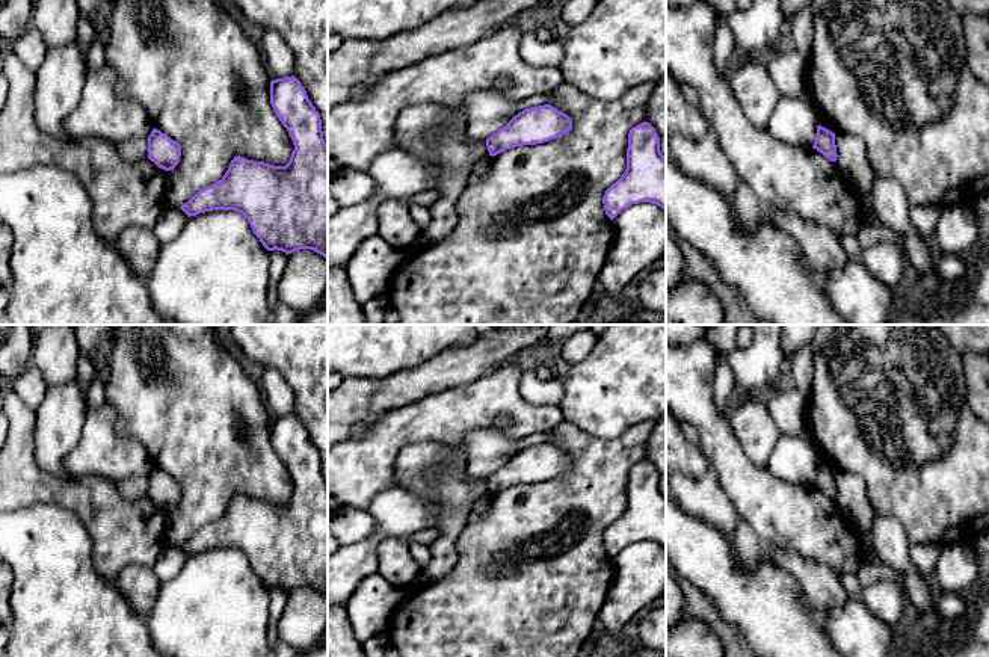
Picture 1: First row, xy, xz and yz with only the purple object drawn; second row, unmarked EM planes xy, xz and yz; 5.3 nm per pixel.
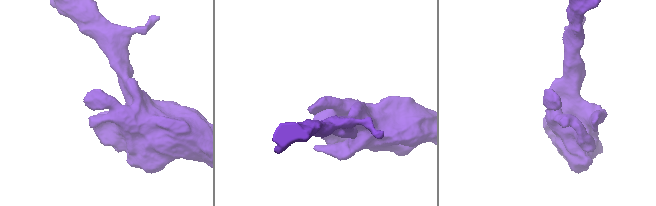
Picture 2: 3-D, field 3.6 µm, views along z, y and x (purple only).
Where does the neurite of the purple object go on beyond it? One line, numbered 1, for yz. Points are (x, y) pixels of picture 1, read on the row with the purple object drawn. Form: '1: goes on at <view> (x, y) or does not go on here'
1: does not go on here

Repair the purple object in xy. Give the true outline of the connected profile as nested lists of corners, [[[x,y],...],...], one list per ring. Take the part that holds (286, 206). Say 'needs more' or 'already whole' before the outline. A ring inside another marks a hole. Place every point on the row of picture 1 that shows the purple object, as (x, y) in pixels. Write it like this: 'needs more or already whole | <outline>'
already whole | [[[294,76],[270,82],[270,104],[294,145],[288,163],[273,166],[237,156],[217,183],[201,189],[180,208],[189,217],[211,210],[236,210],[248,219],[267,251],[288,255],[311,249],[328,258],[328,143],[320,113]]]

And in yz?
already whole | [[[817,125],[817,136],[812,148],[827,157],[830,162],[836,162],[838,154],[835,145],[835,133],[830,130]]]

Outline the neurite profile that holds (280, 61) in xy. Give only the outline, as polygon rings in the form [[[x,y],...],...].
[[[260,29],[258,41],[267,60],[267,68],[278,77],[294,76],[294,57],[276,30]]]

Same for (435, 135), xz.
[[[435,103],[403,109],[396,121],[394,139],[399,148],[436,172],[438,199],[429,207],[430,224],[420,234],[418,248],[433,245],[453,233],[456,202],[473,168],[489,156],[486,139],[471,139],[464,118]]]

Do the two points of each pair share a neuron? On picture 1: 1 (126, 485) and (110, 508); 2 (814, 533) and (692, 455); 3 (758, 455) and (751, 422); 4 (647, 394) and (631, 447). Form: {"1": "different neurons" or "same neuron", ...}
{"1": "different neurons", "2": "different neurons", "3": "same neuron", "4": "different neurons"}

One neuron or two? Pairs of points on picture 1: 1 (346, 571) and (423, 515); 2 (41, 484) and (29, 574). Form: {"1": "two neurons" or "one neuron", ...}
{"1": "one neuron", "2": "two neurons"}

